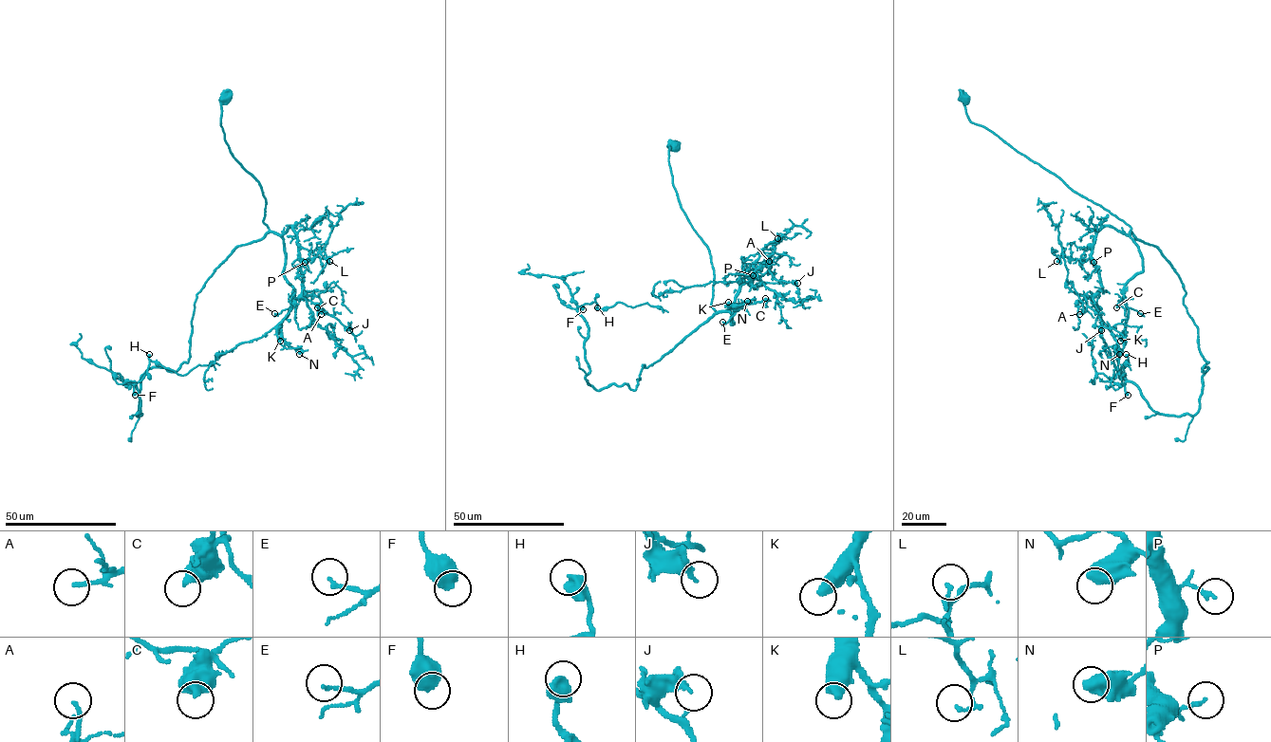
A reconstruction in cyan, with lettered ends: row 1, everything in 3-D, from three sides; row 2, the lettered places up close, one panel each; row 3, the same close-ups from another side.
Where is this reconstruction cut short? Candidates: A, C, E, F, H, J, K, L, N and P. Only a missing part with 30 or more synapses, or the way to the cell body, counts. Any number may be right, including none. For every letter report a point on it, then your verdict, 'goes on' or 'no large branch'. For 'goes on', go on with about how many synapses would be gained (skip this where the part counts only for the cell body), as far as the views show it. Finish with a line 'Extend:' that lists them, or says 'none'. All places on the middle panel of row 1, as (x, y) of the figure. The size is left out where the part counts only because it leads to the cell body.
A: place (769, 261); no large branch
C: place (765, 298); no large branch
E: place (722, 322); no large branch
F: place (583, 309); no large branch
H: place (597, 307); no large branch
J: place (797, 283); no large branch
K: place (728, 302); goes on; 400 synapses
L: place (777, 238); no large branch
N: place (747, 301); no large branch
P: place (753, 275); no large branch
Extend: K

